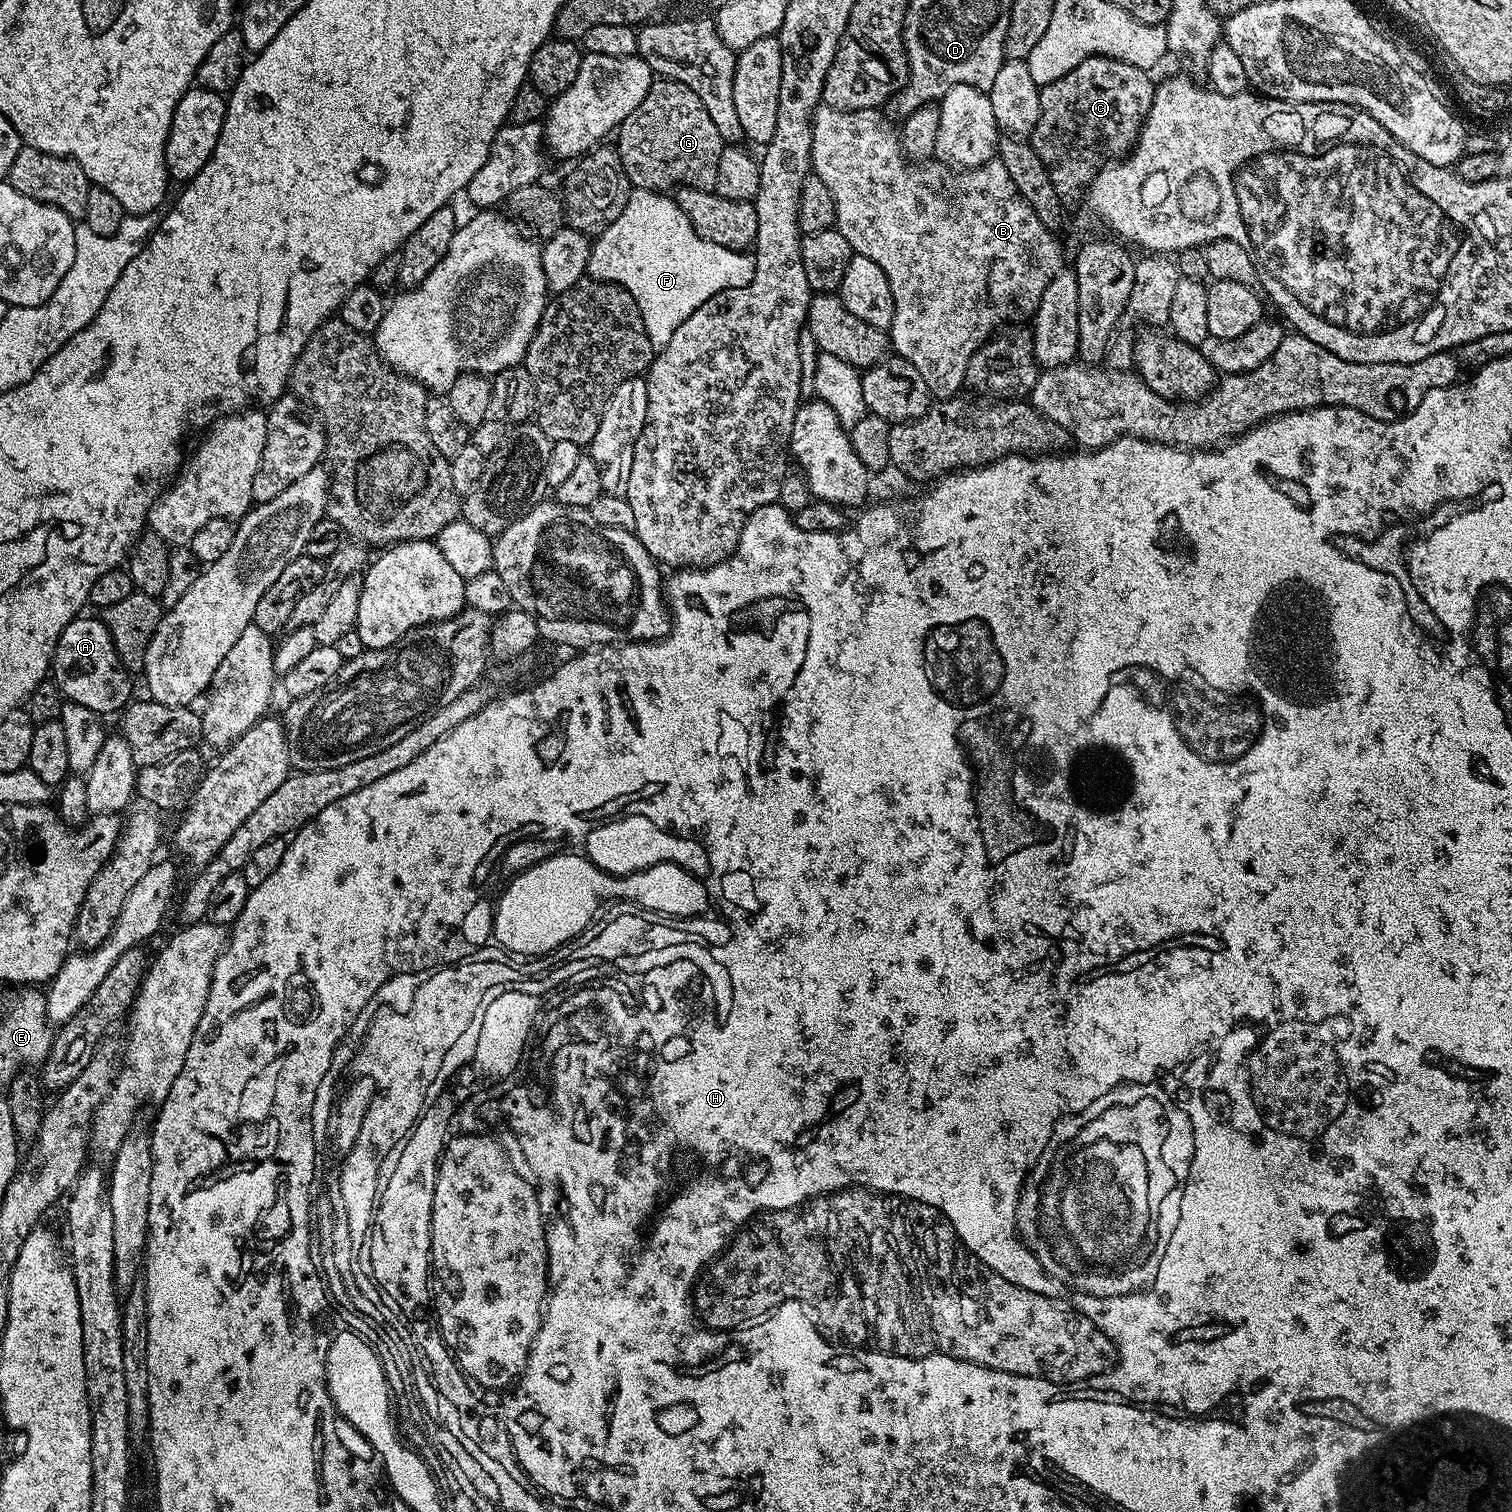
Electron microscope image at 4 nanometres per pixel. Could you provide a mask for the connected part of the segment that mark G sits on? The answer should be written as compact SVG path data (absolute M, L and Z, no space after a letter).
M663 78L653 79L646 98L642 98L642 106L638 106L634 114L630 114L620 123L615 136L622 166L633 188L668 190L668 187L671 189L673 186L683 186L701 190L715 189L718 178L718 154L722 154L726 142L718 134L718 126L714 126L710 114L706 114L702 98L698 98L698 94L690 90L690 86L682 86L682 82Z

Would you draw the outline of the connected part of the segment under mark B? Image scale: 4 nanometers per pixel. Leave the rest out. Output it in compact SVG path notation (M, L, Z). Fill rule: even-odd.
M821 103L820 107L813 112L811 119L812 137L816 139L816 158L812 161L812 170L814 172L820 168L820 172L824 172L824 168L832 168L832 172L836 172L837 160L836 156L832 156L832 152L836 152L836 143L840 144L840 148L848 148L848 152L852 152L852 156L856 156L856 196L844 196L844 200L840 200L840 214L836 217L834 227L843 236L852 236L852 240L856 240L856 246L852 249L853 253L858 248L864 248L864 256L874 258L874 262L878 262L878 266L882 268L890 282L890 294L894 298L890 344L895 355L901 356L906 362L912 364L912 370L922 376L933 397L951 398L961 391L960 388L965 383L964 375L967 363L970 362L971 356L982 343L980 320L994 319L996 311L1003 304L1035 306L1039 302L1040 295L1046 290L1048 281L1054 279L1056 273L1062 268L1060 244L1052 237L1055 236L1053 229L1045 226L1038 218L1038 214L1034 214L1034 210L1022 198L1022 194L1018 194L1018 186L1014 186L1014 181L1010 179L1010 174L1006 171L1006 166L1002 166L1001 161L999 164L991 164L987 160L978 168L957 171L957 176L944 176L946 168L939 159L933 158L923 162L909 161L908 157L904 155L904 151L900 149L900 137L897 129L894 124L892 128L891 122L882 113L880 108L865 108L862 113L857 111L855 115L851 115L832 108L829 104ZM856 224L868 224L868 232L856 232Z

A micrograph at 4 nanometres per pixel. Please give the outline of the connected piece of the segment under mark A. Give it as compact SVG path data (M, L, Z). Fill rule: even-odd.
M81 614L70 621L66 630L58 638L56 648L52 651L52 663L50 665L51 679L56 682L56 689L65 701L82 706L86 710L94 710L101 714L107 712L119 713L133 699L132 680L127 668L121 666L116 653L114 642L110 638L110 630L104 625L103 619L96 620L89 614Z

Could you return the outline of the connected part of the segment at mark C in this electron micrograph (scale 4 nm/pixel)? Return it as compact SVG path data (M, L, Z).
M1095 55L1078 62L1069 73L1040 89L1040 117L1036 128L1030 134L1034 150L1048 167L1050 182L1062 198L1079 197L1091 184L1093 176L1105 163L1106 157L1120 158L1131 153L1140 138L1140 128L1144 125L1144 115L1152 101L1154 80L1147 71L1114 57Z

